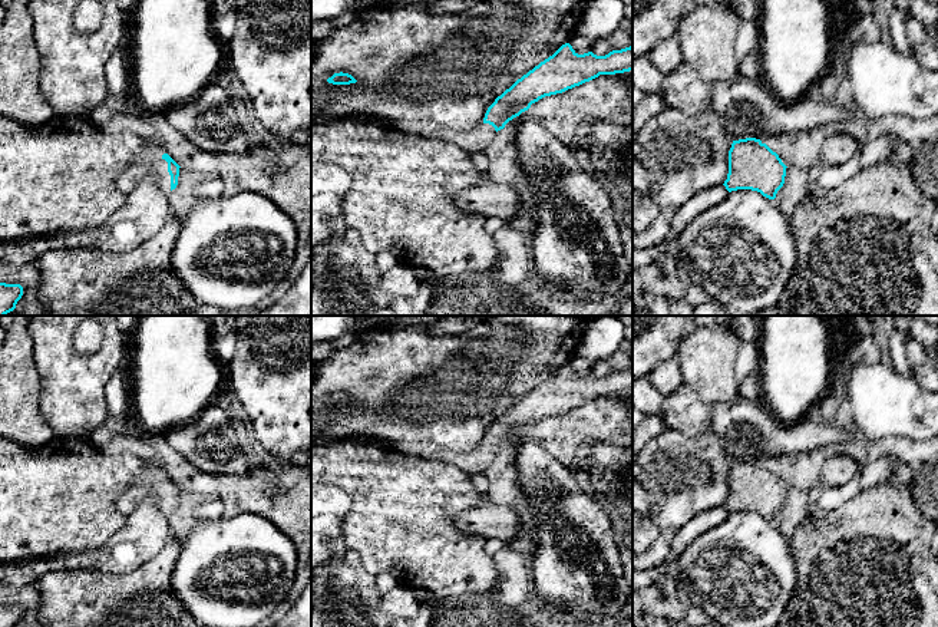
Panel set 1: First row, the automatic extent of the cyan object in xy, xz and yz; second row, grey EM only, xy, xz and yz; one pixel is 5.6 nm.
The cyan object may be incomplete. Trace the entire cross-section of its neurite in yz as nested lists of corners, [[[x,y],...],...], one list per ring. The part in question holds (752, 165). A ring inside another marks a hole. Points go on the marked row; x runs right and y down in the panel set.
[[[760,139],[733,141],[729,151],[729,174],[723,185],[729,192],[752,189],[774,199],[785,184],[786,168],[779,155]]]

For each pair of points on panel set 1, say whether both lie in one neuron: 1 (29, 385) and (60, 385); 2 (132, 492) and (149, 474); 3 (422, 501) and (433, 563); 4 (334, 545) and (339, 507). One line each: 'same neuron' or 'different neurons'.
1: different neurons
2: same neuron
3: same neuron
4: same neuron

